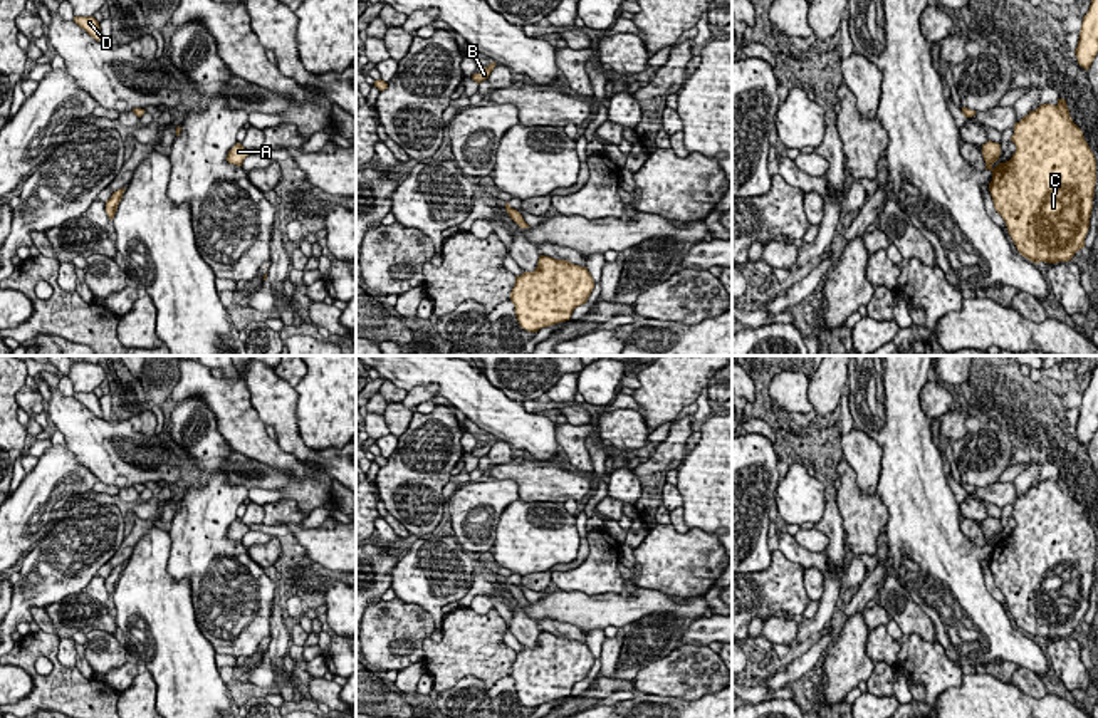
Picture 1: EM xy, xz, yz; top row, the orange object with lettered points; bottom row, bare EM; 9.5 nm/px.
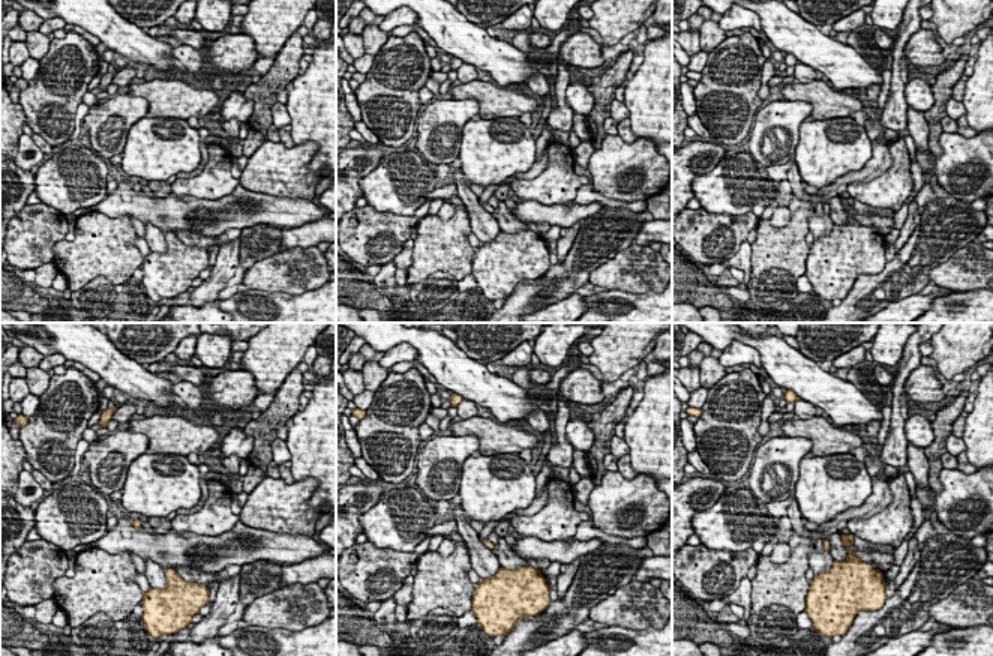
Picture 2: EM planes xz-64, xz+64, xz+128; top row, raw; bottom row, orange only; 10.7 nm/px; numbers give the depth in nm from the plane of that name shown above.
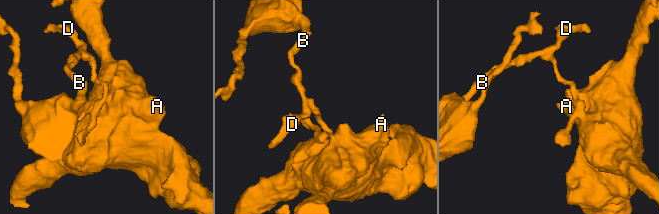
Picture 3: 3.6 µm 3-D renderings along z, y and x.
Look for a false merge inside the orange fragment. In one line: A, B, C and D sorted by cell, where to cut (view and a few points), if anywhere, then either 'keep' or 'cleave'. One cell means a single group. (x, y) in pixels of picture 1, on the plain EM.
groups A C / B D; cut xz (519, 589), (514, 596); cleave

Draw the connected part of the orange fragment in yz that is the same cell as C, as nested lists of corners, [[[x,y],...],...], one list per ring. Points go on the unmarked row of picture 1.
[[[1058,475],[1056,481],[1041,480],[1036,486],[1029,486],[1027,492],[1014,500],[1011,517],[1016,520],[1016,528],[1009,537],[999,538],[996,544],[992,540],[1001,532],[1001,520],[992,517],[982,520],[986,545],[992,547],[989,567],[994,584],[1006,597],[1009,612],[1022,632],[1034,639],[1069,637],[1078,626],[1085,624],[1090,604],[1096,560],[1095,530],[1085,517],[1083,507],[1073,498],[1064,475]]]

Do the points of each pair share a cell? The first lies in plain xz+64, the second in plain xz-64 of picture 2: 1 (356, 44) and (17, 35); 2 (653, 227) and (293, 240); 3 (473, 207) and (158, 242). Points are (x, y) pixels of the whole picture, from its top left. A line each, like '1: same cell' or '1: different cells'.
1: different cells
2: same cell
3: same cell

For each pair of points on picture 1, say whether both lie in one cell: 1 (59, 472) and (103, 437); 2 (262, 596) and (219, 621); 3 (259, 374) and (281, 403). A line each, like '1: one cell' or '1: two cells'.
1: two cells
2: one cell
3: one cell

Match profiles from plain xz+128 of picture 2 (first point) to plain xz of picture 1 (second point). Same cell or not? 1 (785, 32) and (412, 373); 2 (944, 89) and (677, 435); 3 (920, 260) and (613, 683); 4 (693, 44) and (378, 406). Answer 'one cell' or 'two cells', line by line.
1: one cell
2: one cell
3: one cell
4: two cells

